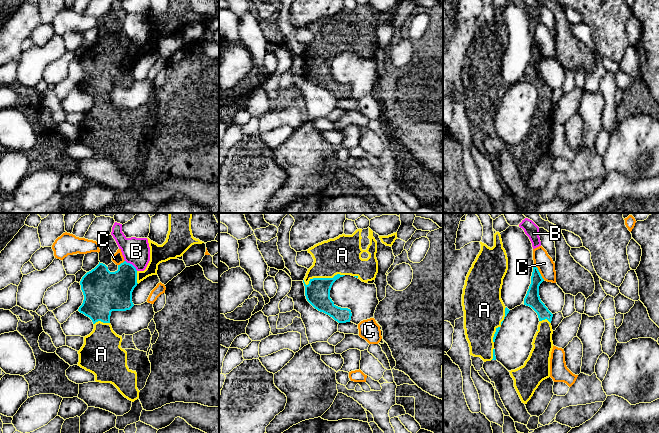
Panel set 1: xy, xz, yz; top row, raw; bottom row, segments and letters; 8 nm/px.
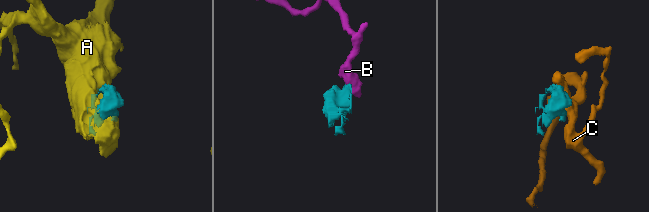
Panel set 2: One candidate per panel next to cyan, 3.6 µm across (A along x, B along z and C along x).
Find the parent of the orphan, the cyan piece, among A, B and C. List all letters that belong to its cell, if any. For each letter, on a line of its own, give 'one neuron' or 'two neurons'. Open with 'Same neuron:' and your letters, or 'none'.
Same neuron: A
A: one neuron
B: two neurons
C: two neurons

